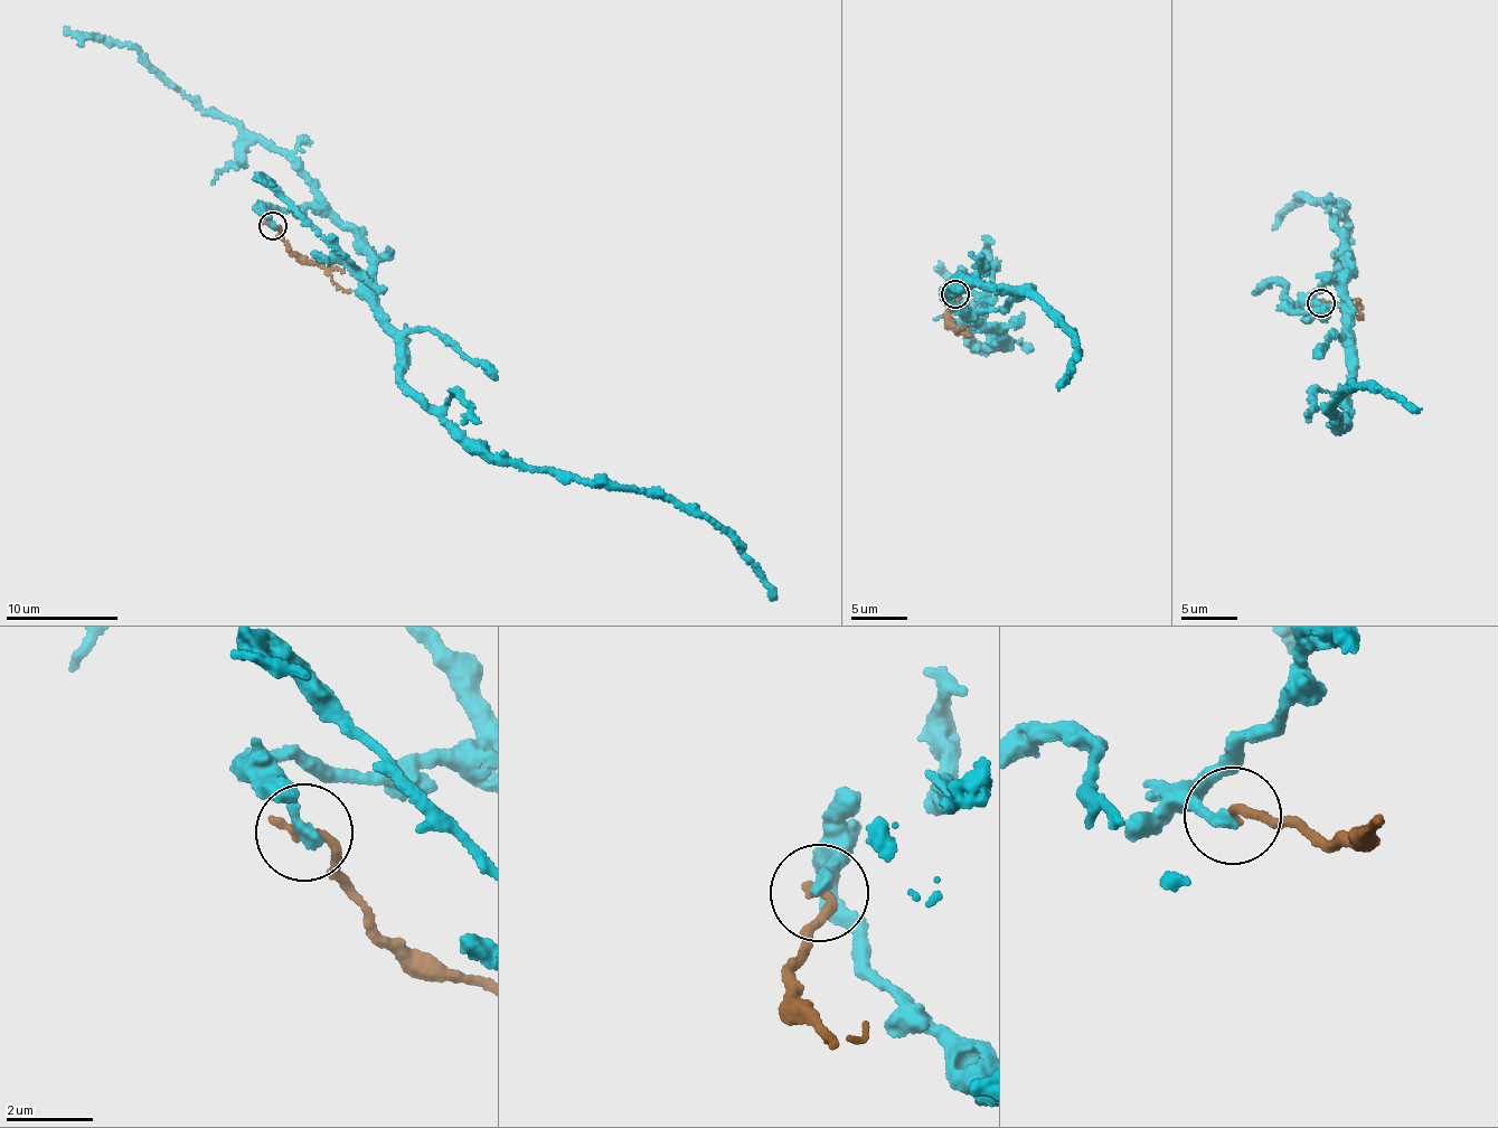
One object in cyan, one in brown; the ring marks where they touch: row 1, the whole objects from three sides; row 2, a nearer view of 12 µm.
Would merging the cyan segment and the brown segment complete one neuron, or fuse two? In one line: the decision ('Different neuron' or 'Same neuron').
Different neuron

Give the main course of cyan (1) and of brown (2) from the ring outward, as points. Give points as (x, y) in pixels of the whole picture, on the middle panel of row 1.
1: (955, 294), (1002, 346), (940, 294), (945, 284), (1021, 289), (1062, 326), (1076, 354), (1058, 389)
2: (955, 294), (949, 325), (957, 332), (962, 327)

